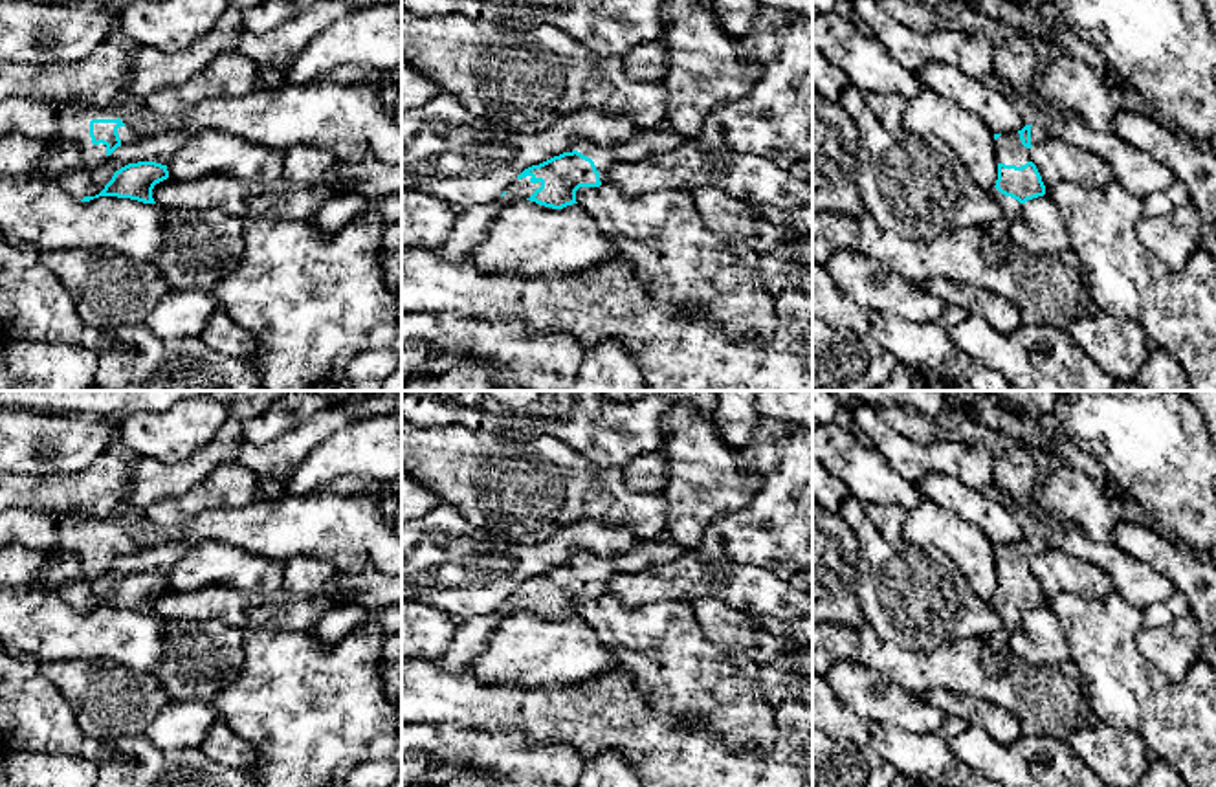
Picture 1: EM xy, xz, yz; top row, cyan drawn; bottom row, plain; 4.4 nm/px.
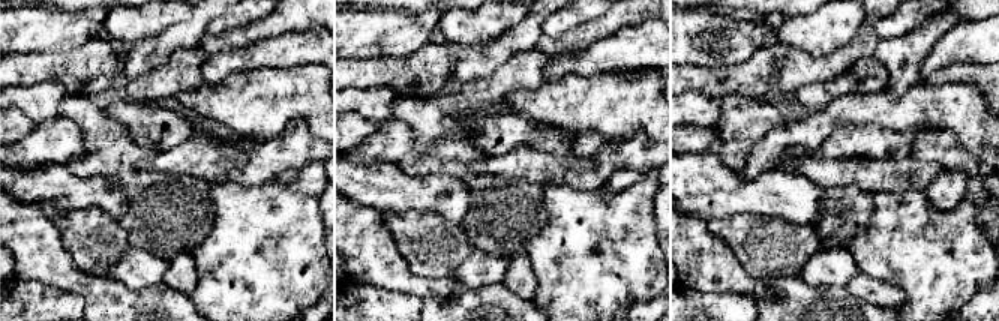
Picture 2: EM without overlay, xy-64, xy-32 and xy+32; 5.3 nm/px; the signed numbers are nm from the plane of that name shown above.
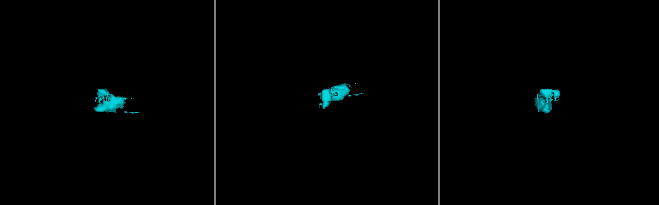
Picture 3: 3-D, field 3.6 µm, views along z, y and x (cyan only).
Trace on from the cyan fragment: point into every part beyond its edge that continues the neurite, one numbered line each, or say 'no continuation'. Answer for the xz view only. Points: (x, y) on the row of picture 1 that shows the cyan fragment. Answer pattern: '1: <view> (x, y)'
1: xz (650, 140)
2: xz (472, 224)

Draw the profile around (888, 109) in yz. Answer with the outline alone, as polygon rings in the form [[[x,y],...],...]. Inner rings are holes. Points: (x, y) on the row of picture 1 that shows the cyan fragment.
[[[864,92],[868,108],[877,116],[877,119],[893,132],[902,132],[902,112],[908,99],[899,94],[877,94]]]

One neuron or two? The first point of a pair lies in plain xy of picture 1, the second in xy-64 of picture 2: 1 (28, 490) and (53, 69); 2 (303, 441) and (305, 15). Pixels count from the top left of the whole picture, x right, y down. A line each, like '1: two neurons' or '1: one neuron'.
1: one neuron
2: one neuron

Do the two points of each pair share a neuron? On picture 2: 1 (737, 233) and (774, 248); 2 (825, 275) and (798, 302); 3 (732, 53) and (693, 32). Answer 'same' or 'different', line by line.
1: same
2: different
3: same

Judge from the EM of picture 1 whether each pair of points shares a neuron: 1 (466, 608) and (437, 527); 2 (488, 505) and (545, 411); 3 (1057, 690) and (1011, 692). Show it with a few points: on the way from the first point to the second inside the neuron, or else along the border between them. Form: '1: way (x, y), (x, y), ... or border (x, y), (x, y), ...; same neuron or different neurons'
1: way (475, 587), (475, 565), (457, 547); same neuron
2: border (488, 430), (518, 435), (554, 435), (573, 446); different neurons
3: way (1046, 692), (1022, 692); same neuron

